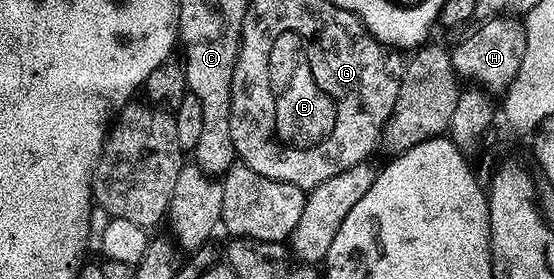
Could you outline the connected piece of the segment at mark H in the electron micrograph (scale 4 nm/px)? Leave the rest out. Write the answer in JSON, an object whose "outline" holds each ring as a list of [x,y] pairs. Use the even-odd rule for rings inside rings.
{"outline":[[[497,16],[479,26],[481,28],[474,29],[456,49],[451,49],[452,70],[461,81],[473,80],[476,83],[473,85],[489,94],[503,94],[522,66],[526,54],[526,30],[519,19],[508,16]]]}

